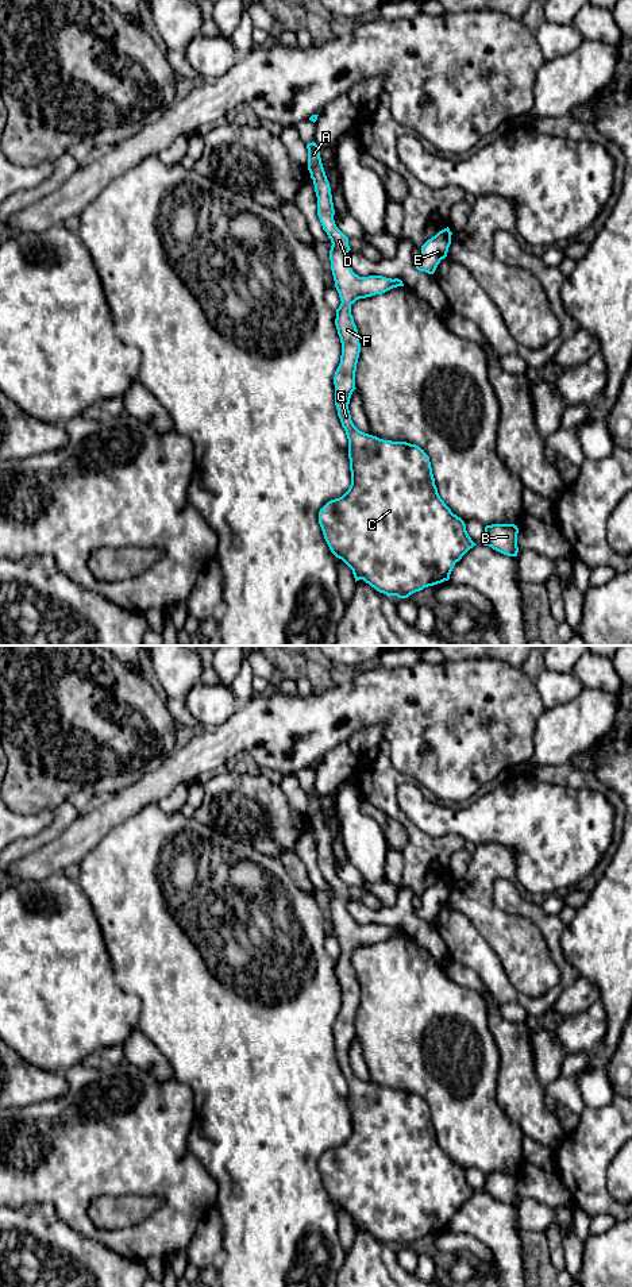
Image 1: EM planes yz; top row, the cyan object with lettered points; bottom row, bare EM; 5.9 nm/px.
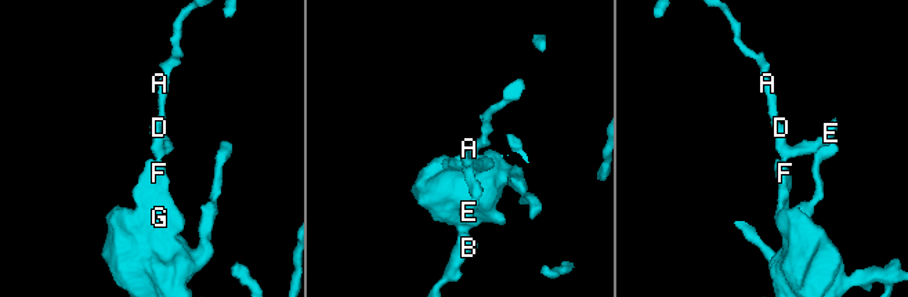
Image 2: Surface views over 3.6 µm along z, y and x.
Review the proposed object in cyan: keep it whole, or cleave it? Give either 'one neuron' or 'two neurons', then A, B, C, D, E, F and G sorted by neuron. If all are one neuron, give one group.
one neuron; groups A B C D E F G

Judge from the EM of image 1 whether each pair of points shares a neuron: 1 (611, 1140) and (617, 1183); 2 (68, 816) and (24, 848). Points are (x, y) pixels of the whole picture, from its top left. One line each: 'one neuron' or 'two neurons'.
1: two neurons
2: one neuron

